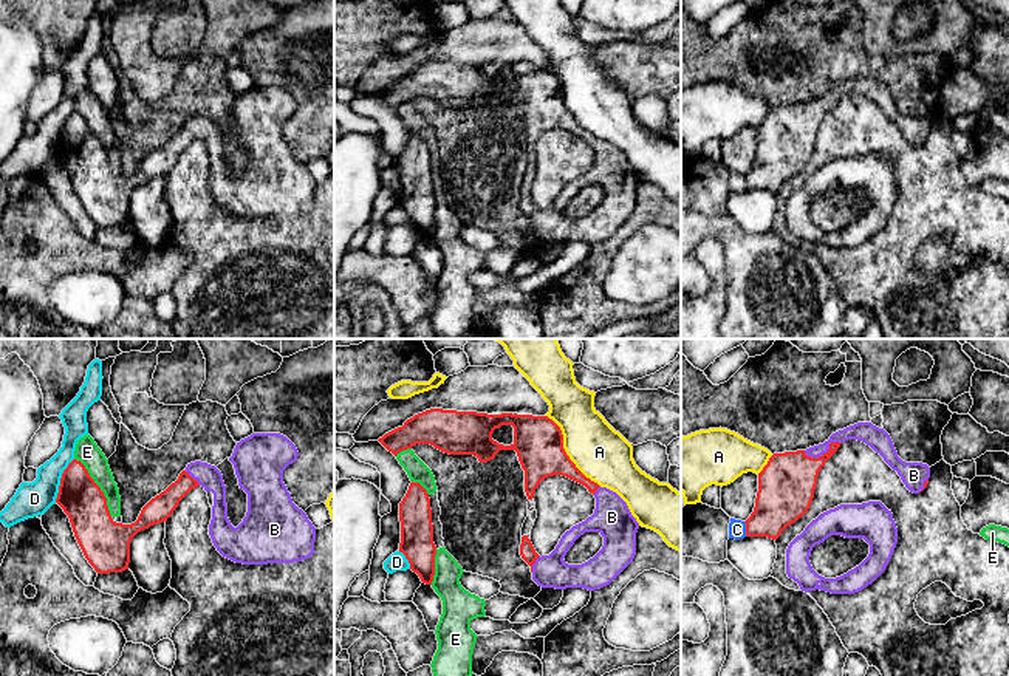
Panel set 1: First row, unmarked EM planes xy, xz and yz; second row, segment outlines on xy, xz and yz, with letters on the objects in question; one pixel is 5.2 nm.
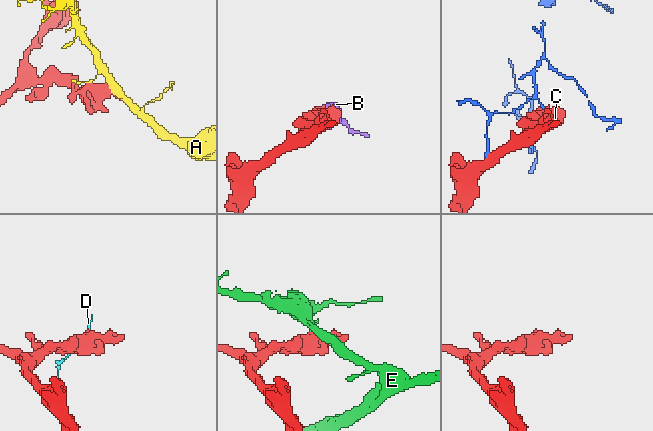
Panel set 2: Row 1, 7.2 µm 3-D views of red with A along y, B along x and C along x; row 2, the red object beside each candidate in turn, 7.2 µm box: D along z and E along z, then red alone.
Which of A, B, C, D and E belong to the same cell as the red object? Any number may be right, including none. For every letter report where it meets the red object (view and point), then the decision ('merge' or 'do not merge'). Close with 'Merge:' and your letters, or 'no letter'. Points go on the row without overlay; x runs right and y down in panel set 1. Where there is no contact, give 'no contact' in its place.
A: xz (565, 105) | do not merge
B: yz (824, 107) | merge
C: yz (746, 183) | do not merge
D: xy (61, 133) | do not merge
E: xy (98, 139) | do not merge
Merge: B

